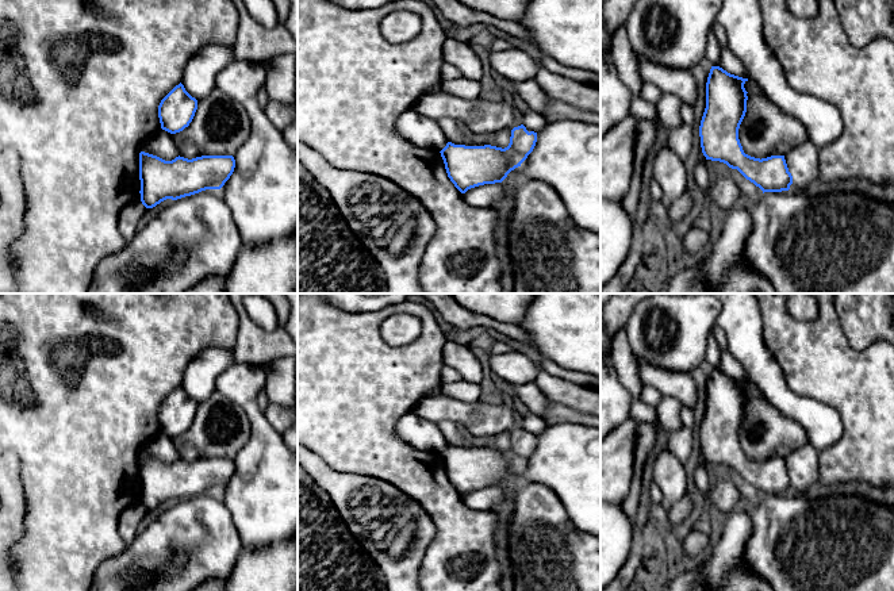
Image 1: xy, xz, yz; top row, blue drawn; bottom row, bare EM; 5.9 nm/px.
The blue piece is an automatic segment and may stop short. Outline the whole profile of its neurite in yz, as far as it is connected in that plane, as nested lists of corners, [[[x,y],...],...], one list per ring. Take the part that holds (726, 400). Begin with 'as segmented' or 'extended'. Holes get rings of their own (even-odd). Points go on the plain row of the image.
extended | [[[711,369],[706,385],[706,411],[699,429],[701,450],[706,463],[720,464],[737,472],[763,494],[756,507],[749,507],[752,533],[744,552],[747,568],[768,582],[774,591],[894,591],[894,510],[853,494],[832,494],[807,499],[790,491],[793,479],[784,458],[755,461],[744,456],[738,431],[747,415],[747,394],[743,381]]]

